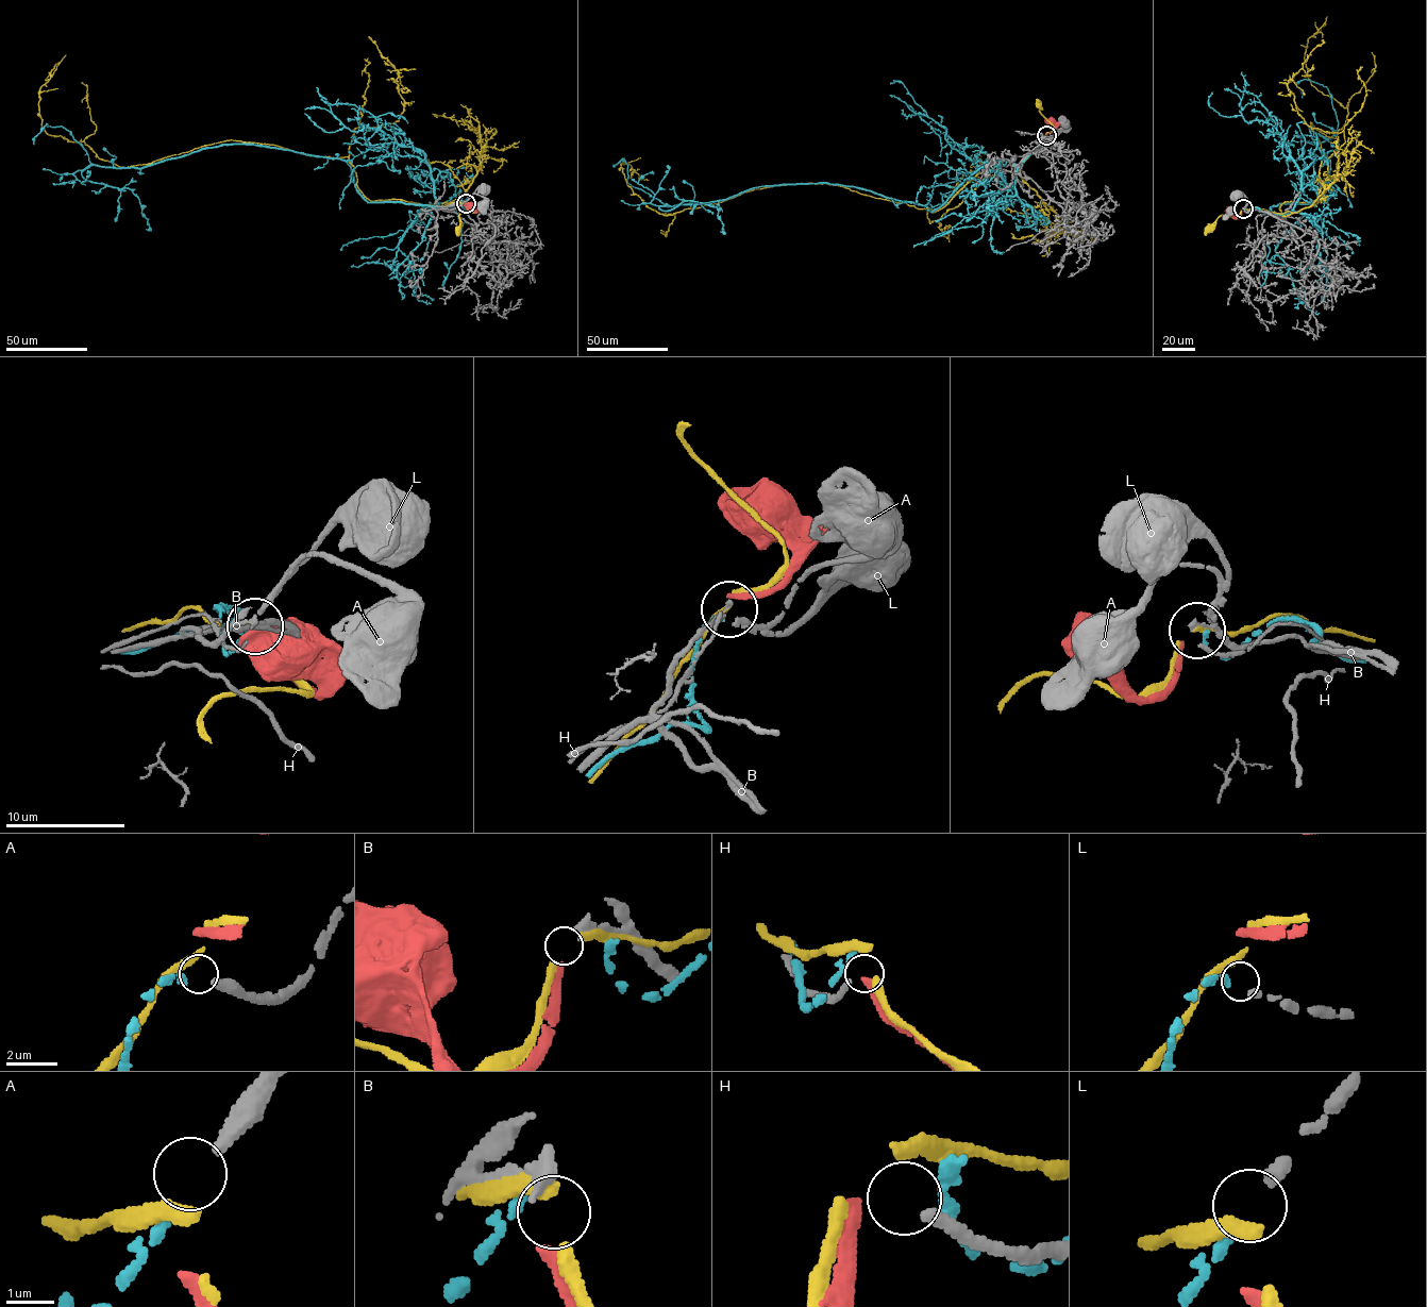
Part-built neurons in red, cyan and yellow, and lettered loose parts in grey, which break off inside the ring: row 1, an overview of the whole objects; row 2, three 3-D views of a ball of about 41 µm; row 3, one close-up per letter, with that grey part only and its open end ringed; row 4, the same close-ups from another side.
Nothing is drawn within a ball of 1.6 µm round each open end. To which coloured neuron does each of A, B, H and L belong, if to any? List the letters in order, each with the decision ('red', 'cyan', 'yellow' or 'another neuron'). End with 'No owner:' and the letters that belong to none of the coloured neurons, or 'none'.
A: another neuron
B: red
H: another neuron
L: cyan
No owner: A, H

